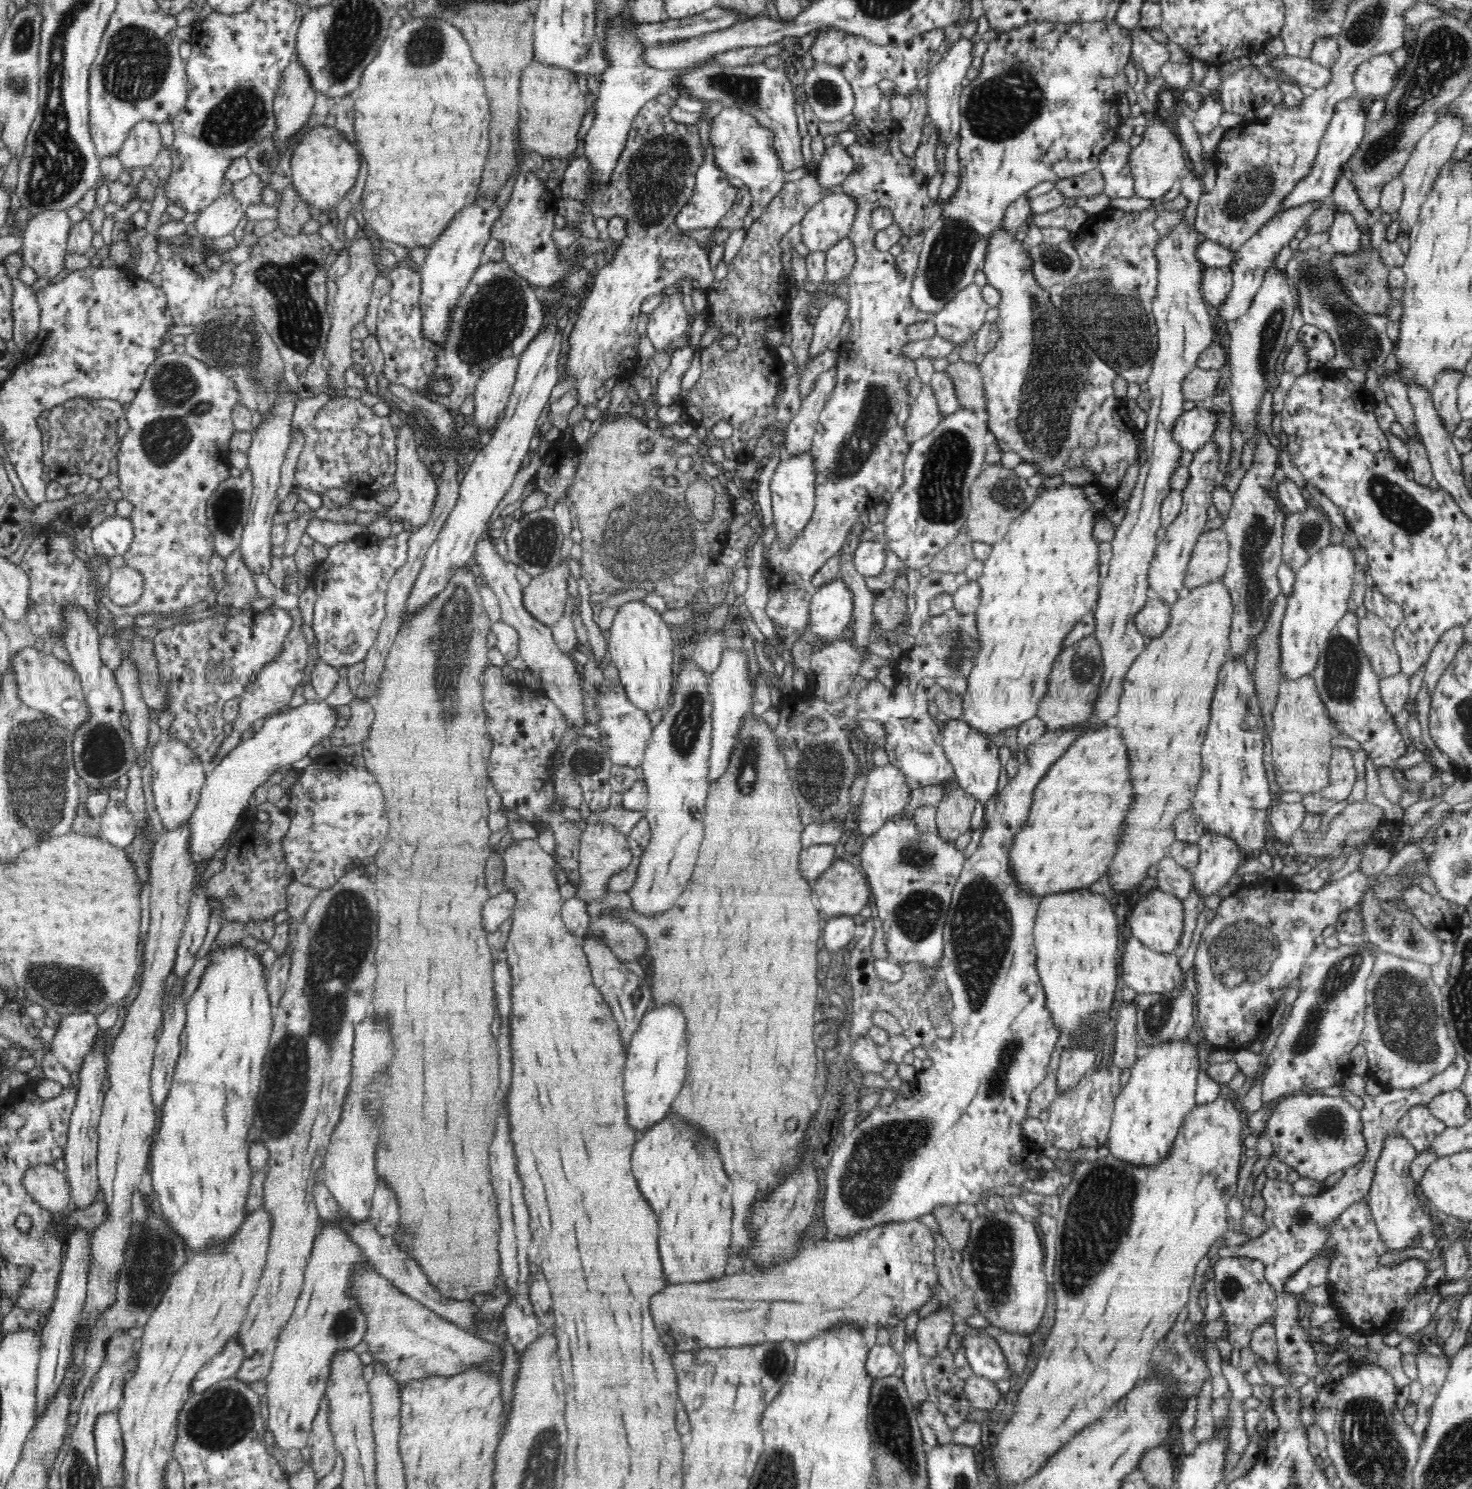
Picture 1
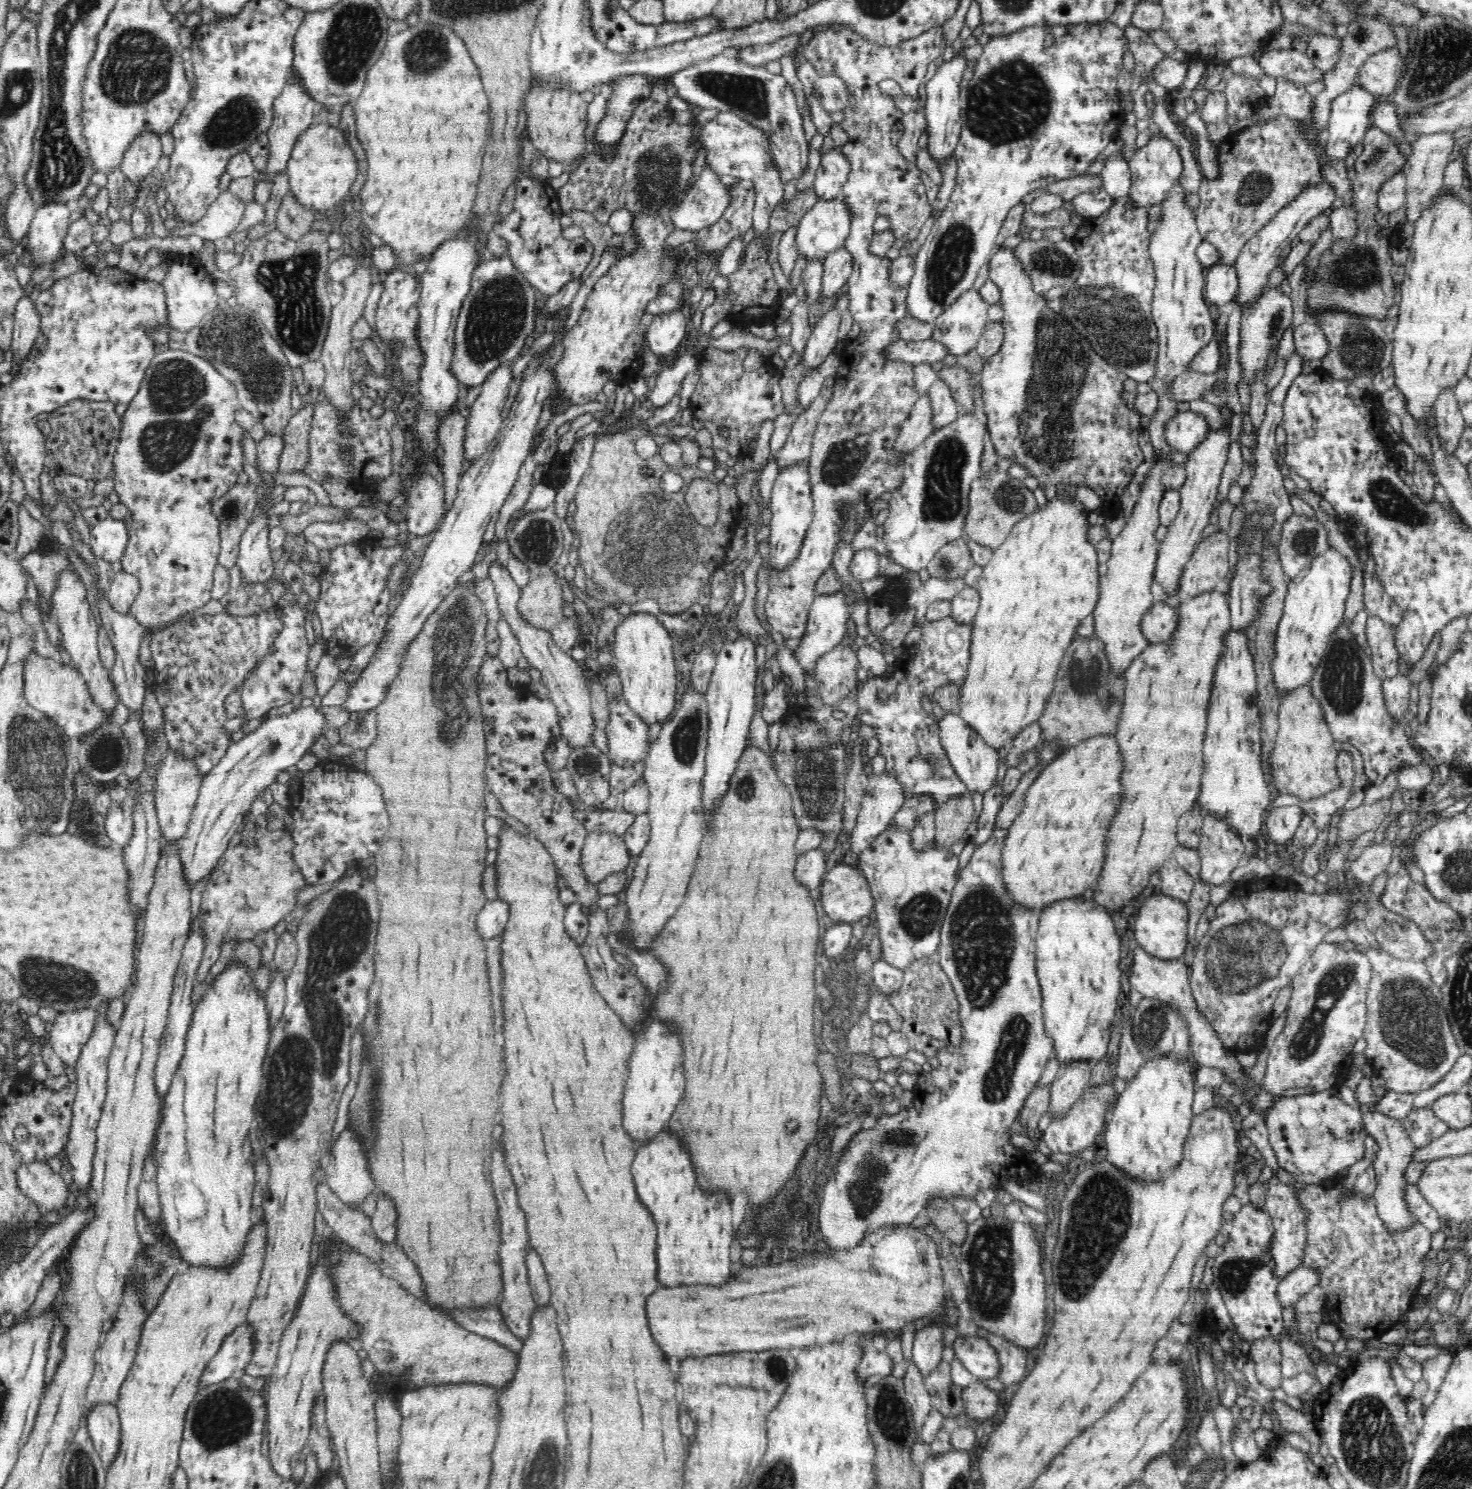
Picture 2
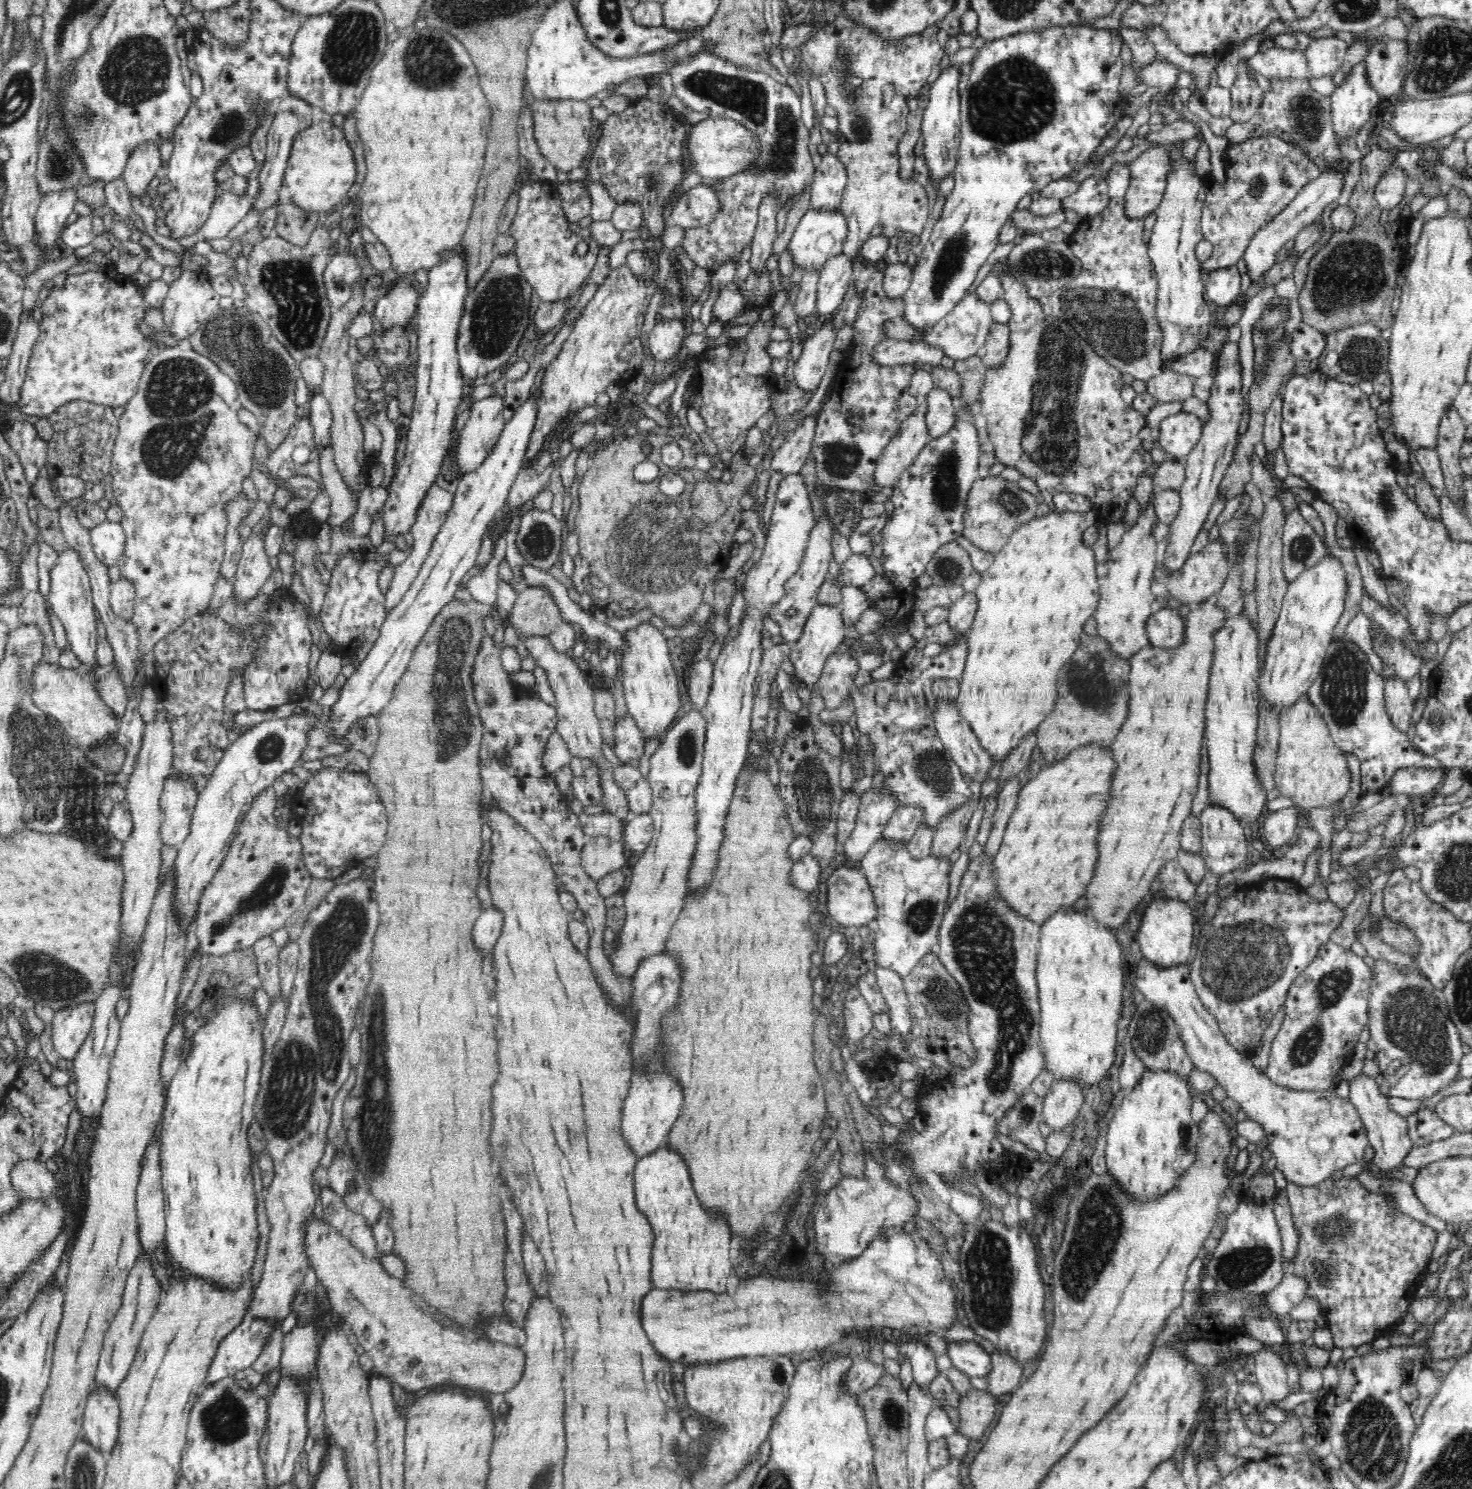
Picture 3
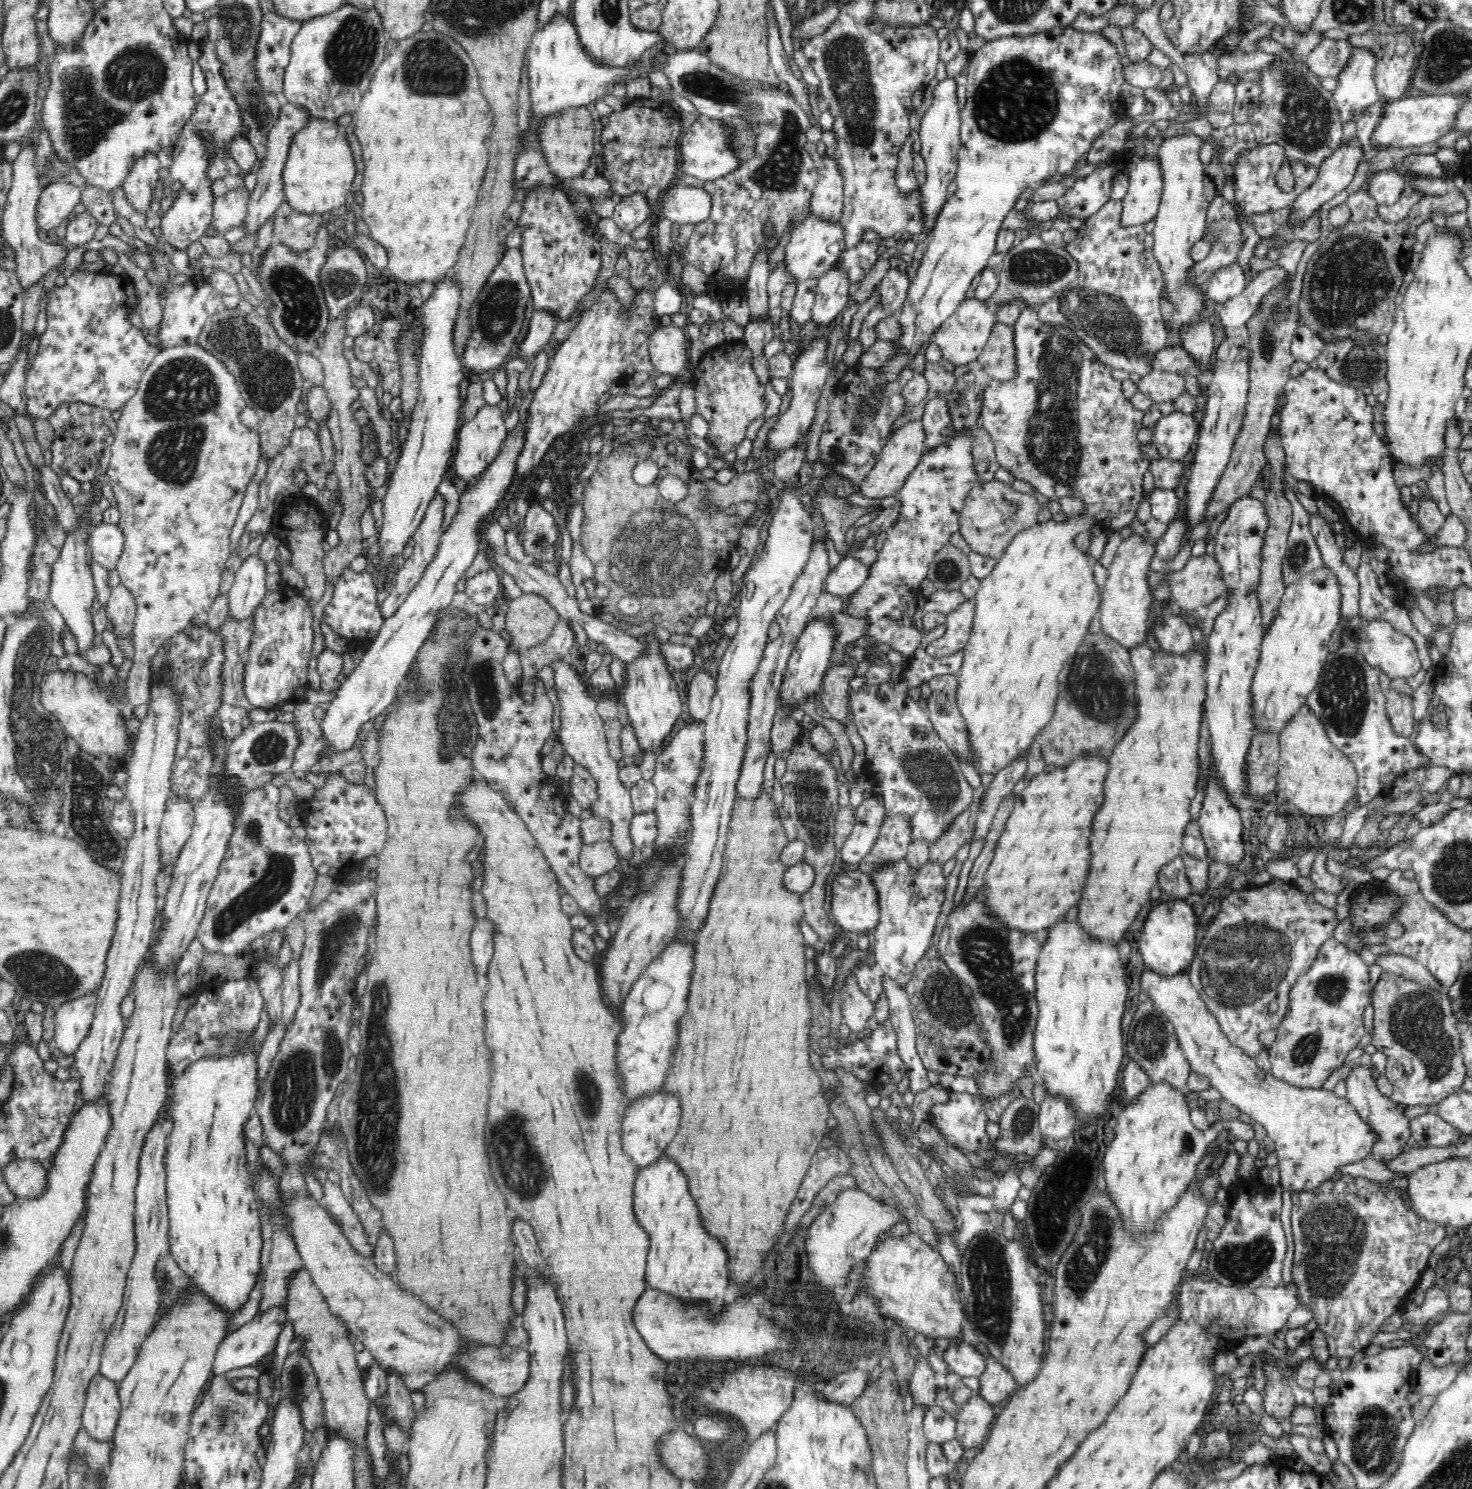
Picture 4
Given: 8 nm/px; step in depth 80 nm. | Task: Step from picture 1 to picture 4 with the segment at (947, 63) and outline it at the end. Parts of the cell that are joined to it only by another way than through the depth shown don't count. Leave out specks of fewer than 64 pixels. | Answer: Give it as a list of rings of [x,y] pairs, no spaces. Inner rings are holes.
[[[947,77],[946,80],[939,82],[938,86],[933,90],[932,105],[924,113],[919,129],[920,153],[926,165],[926,181],[918,188],[921,194],[923,216],[925,216],[924,228],[922,228],[922,232],[925,234],[927,234],[928,230],[933,230],[936,219],[940,216],[940,212],[942,212],[942,208],[944,208],[944,204],[948,200],[946,188],[955,179],[957,173],[957,152],[961,148],[961,111],[958,107],[956,91],[957,84],[954,79]]]

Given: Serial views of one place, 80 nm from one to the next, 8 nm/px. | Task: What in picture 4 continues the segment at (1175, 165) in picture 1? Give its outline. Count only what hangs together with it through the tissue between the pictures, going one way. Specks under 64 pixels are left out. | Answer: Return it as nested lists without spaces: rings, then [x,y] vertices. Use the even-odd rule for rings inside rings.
[[[1133,156],[1126,166],[1129,187],[1124,195],[1121,213],[1122,225],[1144,226],[1155,220],[1163,193],[1163,178],[1157,160]]]

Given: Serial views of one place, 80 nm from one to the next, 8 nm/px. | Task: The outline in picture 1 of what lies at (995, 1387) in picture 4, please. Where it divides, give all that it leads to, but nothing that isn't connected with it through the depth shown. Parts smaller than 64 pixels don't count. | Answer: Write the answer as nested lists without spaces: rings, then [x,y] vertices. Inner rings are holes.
[[[1006,1331],[994,1332],[994,1336],[1000,1349],[1002,1349],[1002,1353],[1006,1356],[1010,1369],[1012,1369],[1012,1376],[1016,1377],[1022,1374],[1026,1364],[1028,1364],[1030,1337]]]

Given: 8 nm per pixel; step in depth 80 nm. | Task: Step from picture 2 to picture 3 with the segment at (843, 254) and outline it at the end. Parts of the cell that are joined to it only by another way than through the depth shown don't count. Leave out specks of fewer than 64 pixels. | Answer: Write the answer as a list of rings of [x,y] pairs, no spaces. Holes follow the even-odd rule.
[[[843,252],[829,258],[820,271],[816,313],[834,314],[844,307],[853,282],[853,261]]]

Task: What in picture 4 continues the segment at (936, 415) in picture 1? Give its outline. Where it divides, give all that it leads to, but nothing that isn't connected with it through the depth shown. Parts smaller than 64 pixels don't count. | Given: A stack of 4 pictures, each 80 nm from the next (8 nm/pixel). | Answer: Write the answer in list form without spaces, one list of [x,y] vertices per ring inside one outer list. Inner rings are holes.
[[[921,420],[908,421],[899,429],[895,430],[888,442],[878,455],[874,468],[860,486],[856,488],[868,498],[886,498],[895,495],[906,480],[906,477],[917,467],[922,453],[925,451],[925,432]]]

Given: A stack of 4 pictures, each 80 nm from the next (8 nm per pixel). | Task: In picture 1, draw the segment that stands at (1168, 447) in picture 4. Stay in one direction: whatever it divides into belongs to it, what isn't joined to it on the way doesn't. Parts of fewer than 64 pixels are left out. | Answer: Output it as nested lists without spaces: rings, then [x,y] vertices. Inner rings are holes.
[[[1204,406],[1184,411],[1172,428],[1172,439],[1182,450],[1196,452],[1210,442],[1218,424],[1212,409]]]

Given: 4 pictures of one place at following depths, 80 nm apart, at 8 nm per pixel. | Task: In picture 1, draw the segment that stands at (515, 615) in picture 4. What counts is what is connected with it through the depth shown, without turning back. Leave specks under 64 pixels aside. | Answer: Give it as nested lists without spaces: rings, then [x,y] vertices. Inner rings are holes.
[[[568,560],[561,561],[556,568],[533,577],[523,588],[523,606],[536,621],[549,628],[560,621],[569,597],[567,584],[570,575]]]

